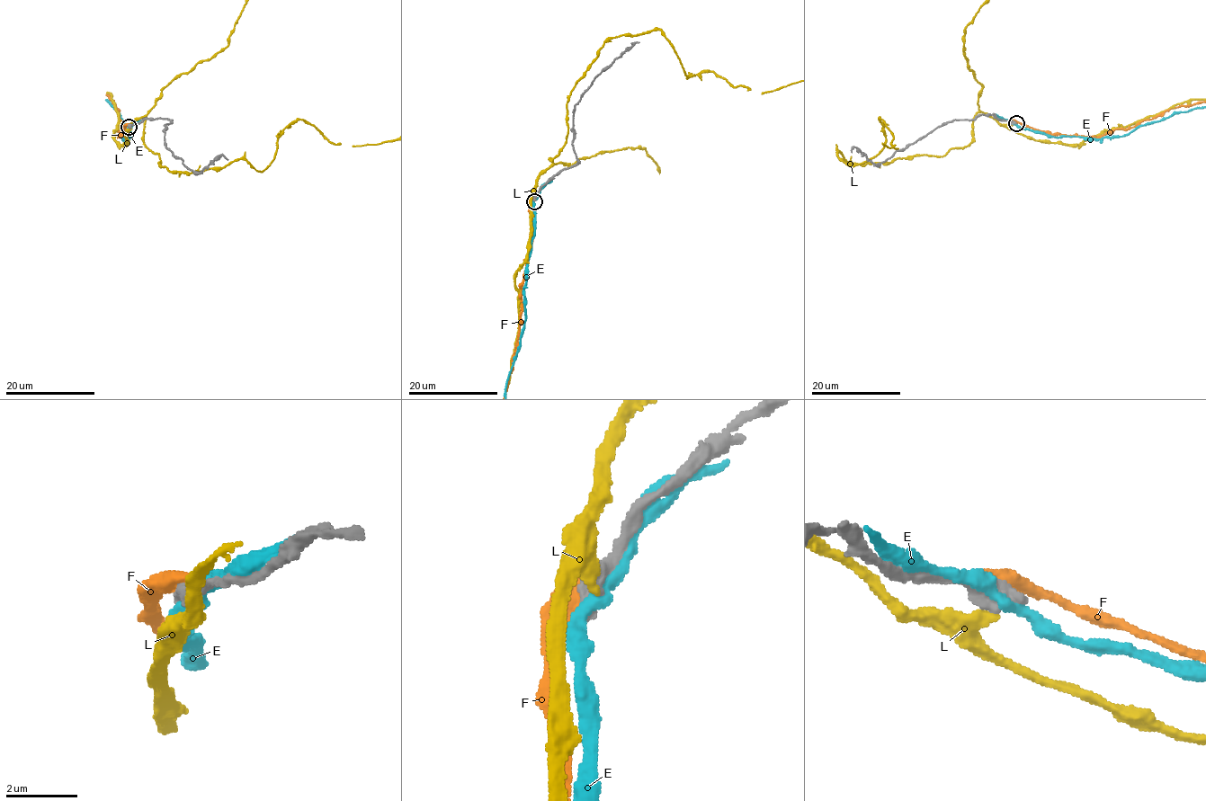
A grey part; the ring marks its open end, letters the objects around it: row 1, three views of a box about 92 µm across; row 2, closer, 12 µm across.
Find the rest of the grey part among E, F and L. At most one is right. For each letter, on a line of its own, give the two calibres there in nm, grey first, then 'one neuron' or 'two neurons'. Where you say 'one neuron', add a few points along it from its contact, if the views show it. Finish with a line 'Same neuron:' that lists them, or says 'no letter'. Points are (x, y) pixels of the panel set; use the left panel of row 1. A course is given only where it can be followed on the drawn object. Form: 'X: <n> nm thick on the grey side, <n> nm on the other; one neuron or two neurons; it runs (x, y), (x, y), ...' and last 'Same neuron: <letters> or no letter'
E: 440 nm thick on the grey side, 380 nm on the other; two neurons
F: 700 nm thick on the grey side, 650 nm on the other; two neurons
L: 440 nm thick on the grey side, 440 nm on the other; two neurons
Same neuron: no letter

